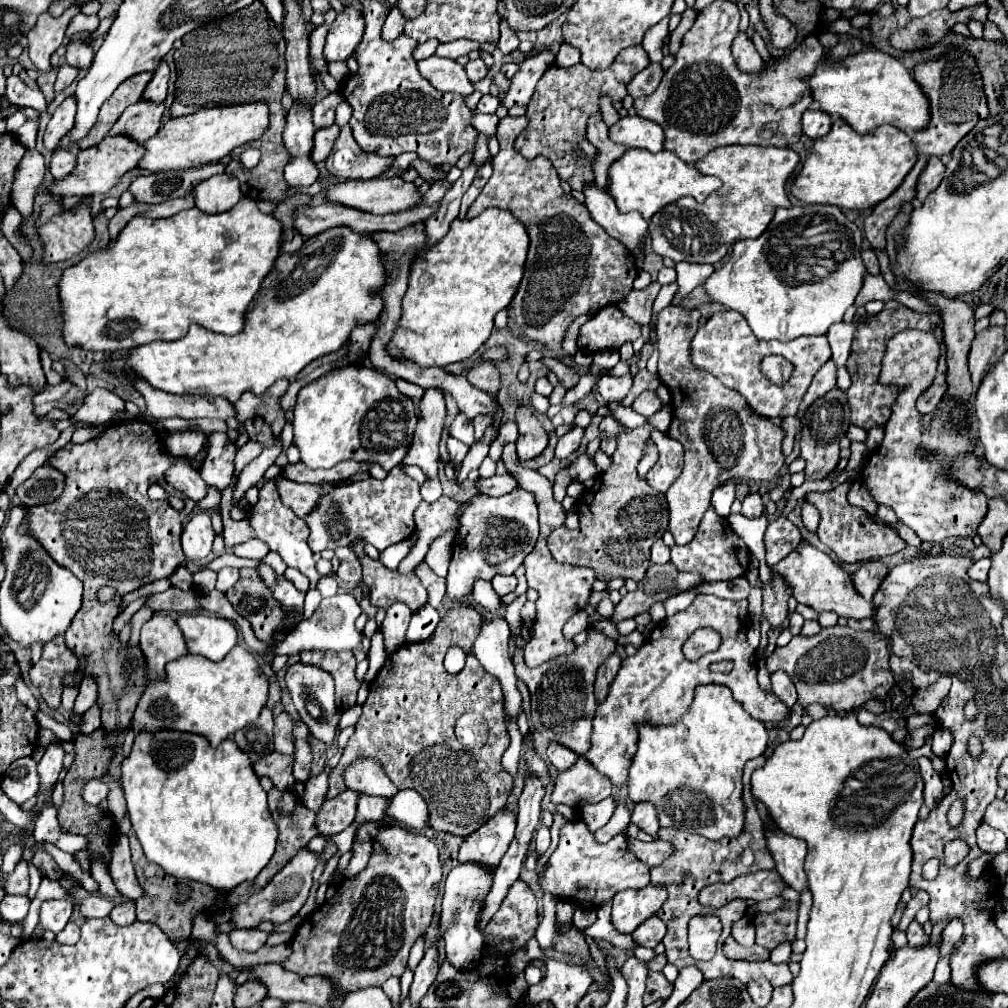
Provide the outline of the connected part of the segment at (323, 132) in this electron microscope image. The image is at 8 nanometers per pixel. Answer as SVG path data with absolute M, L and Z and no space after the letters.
M332 124L328 128L316 130L316 134L314 134L314 150L312 150L312 160L314 162L320 162L320 160L328 158L338 134L340 134L340 126L338 124Z

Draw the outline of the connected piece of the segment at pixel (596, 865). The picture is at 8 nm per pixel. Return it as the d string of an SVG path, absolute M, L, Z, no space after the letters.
M582 818L570 820L560 830L558 848L550 854L546 870L538 876L542 892L554 894L562 900L572 900L584 908L598 908L610 898L626 888L644 888L650 884L650 870L628 850L628 836L618 834L606 844L596 842L594 834L588 830Z

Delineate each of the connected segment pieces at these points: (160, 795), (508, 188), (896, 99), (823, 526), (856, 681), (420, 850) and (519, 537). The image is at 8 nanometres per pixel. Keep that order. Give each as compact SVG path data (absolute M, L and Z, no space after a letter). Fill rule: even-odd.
M138 732L136 740L132 744L130 754L124 758L122 762L122 774L120 774L120 784L124 790L124 798L128 802L128 816L132 822L132 828L144 848L144 854L150 862L162 866L168 874L176 876L176 878L190 878L190 880L198 880L204 884L210 884L218 890L232 890L238 882L246 882L246 880L254 880L258 876L258 872L268 864L268 860L274 854L276 848L276 836L278 830L272 822L270 826L270 812L268 812L268 802L266 802L266 790L260 786L258 776L252 770L252 764L248 760L248 756L232 742L232 740L224 740L217 747L213 748L208 744L208 740L200 734L188 734L188 732Z
M506 116L498 122L500 152L494 156L494 174L468 208L466 218L482 214L486 208L502 208L512 210L528 228L530 250L524 278L508 306L508 328L516 338L536 342L562 358L562 340L574 318L620 302L620 298L632 290L638 268L632 252L604 234L602 226L588 214L582 202L564 194L560 178L547 158L537 156L526 160L516 152L514 138L520 136L526 126L526 116Z
M864 50L836 64L822 62L810 78L810 90L820 110L840 116L860 134L870 134L884 124L910 132L924 130L932 118L928 96L920 84L898 58L880 50Z
M848 478L844 484L828 490L828 492L810 492L806 494L806 500L820 512L820 524L818 524L818 536L820 540L836 554L840 562L862 562L872 558L882 558L888 554L896 554L906 548L906 542L886 524L876 522L864 508L852 506L846 498L850 486L856 482L854 478Z
M850 626L822 628L814 636L794 636L790 644L776 648L766 664L768 670L784 670L796 684L798 702L830 706L834 710L860 708L868 700L884 700L890 692L890 646L888 636L880 632L856 632Z
M392 826L378 834L372 842L374 854L368 866L356 878L344 878L336 886L336 896L324 902L310 918L306 918L292 940L292 954L282 962L286 970L300 976L322 974L332 978L344 992L382 986L390 976L402 976L408 962L408 952L418 940L428 932L434 914L434 900L438 894L438 884L442 880L442 864L438 860L438 848L424 834L408 832L406 828Z
M516 488L504 496L488 498L476 494L460 518L462 528L454 544L450 570L446 576L446 598L458 600L472 592L476 578L492 580L494 574L514 574L538 538L538 510L530 492ZM490 518L498 522L488 522Z

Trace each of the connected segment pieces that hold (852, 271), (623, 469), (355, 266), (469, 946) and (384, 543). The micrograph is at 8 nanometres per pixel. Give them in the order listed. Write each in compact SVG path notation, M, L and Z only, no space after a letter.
M792 206L778 208L766 232L756 240L738 240L730 260L716 270L706 282L712 300L740 312L756 338L790 342L800 336L826 334L834 322L840 322L844 312L854 304L866 276L866 266L860 256L862 230L850 222L836 206Z
M646 424L642 428L634 428L634 430L624 428L624 432L618 436L618 450L612 456L612 460L614 460L612 468L606 474L600 474L598 486L594 484L594 488L588 490L588 496L584 496L580 500L578 530L560 528L548 536L548 548L558 562L588 566L588 568L596 570L596 576L600 580L632 578L638 582L646 574L646 570L650 566L650 546L654 540L662 538L662 534L668 530L668 504L666 504L664 494L658 490L652 490L652 486L648 486L648 482L644 482L636 476L636 462L644 456L644 446L650 440L651 430L650 424Z
M336 226L316 234L316 238L306 238L304 246L292 254L280 254L276 260L276 270L264 280L260 292L248 308L248 324L236 336L212 334L202 326L192 326L188 334L174 342L150 342L128 352L128 360L114 360L112 370L116 374L130 372L154 388L170 394L208 394L222 396L228 402L238 402L244 392L262 396L276 380L294 378L304 366L308 366L318 356L336 352L342 348L352 330L374 322L384 310L382 288L386 284L386 270L382 264L380 248L370 236L354 232L348 226Z
M464 862L464 864L456 864L444 882L440 938L444 942L448 960L458 970L474 968L480 962L484 948L484 936L480 930L480 906L484 906L484 898L492 888L492 878L494 878L494 870L488 870L488 866L480 866L480 862Z
M402 464L394 466L384 480L368 478L348 486L336 486L332 494L322 498L318 508L304 518L310 526L308 544L312 552L322 552L326 548L334 550L338 546L348 546L356 538L364 538L368 544L384 550L414 534L414 510L420 502L420 484L404 472Z

